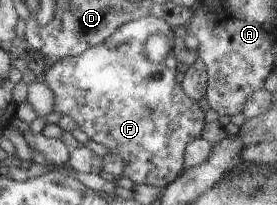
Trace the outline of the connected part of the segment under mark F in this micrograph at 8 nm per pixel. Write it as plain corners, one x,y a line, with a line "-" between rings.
144,16
117,27
106,39
86,48
77,56
57,58
46,73
40,75
42,83
53,93
53,111
71,117
92,141
102,143
109,153
123,159
121,176
154,187
168,185
176,179
184,165
183,153
193,139
202,137
204,112
197,101
190,99
176,83
176,62
172,53
172,27
163,19

